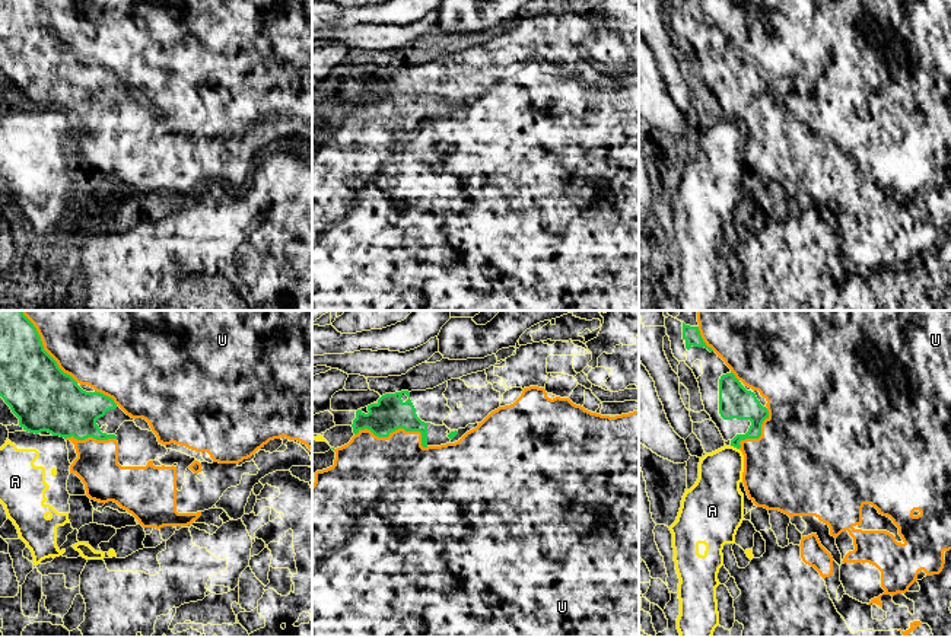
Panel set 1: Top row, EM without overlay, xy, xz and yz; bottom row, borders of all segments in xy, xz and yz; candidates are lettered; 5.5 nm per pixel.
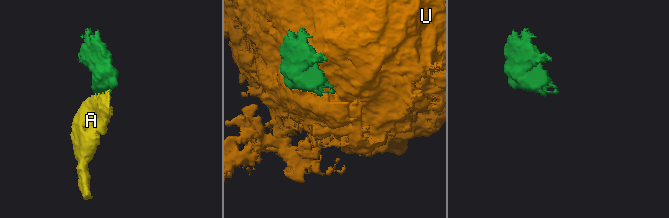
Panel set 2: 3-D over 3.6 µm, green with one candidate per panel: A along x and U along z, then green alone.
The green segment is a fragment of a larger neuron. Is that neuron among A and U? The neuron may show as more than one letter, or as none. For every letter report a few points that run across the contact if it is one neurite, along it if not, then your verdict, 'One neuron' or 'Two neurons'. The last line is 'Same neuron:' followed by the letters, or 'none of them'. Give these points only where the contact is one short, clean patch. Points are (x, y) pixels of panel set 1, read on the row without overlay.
A: Line: yz (731, 118), (738, 123). Two neurons
U: One neuron
Same neuron: U

